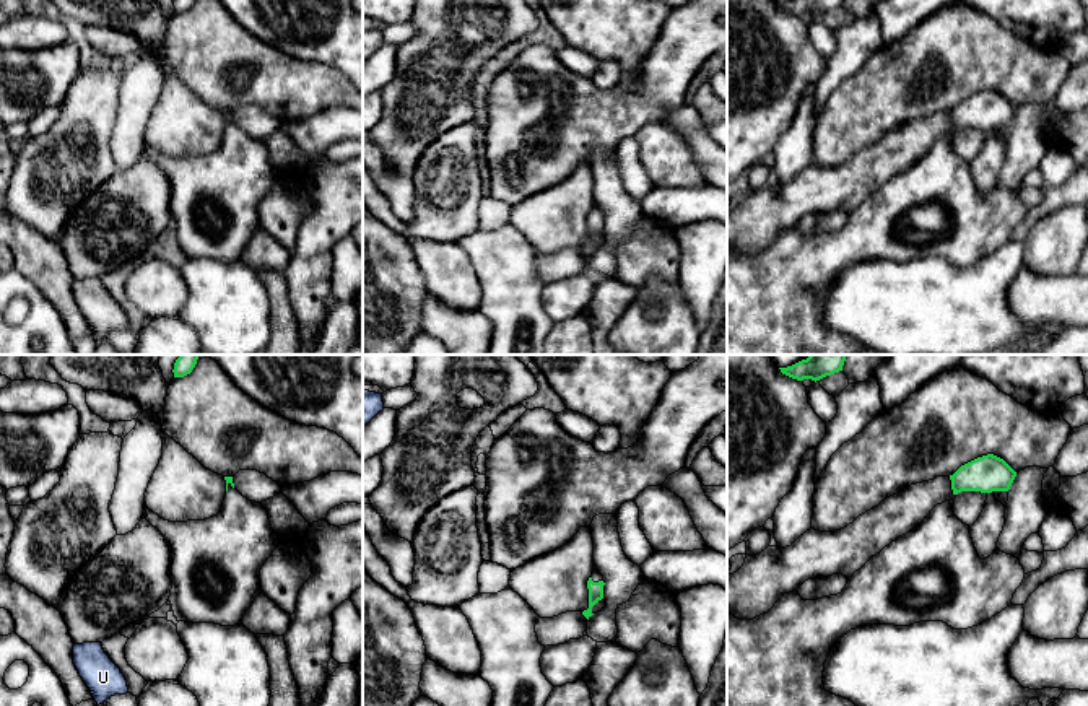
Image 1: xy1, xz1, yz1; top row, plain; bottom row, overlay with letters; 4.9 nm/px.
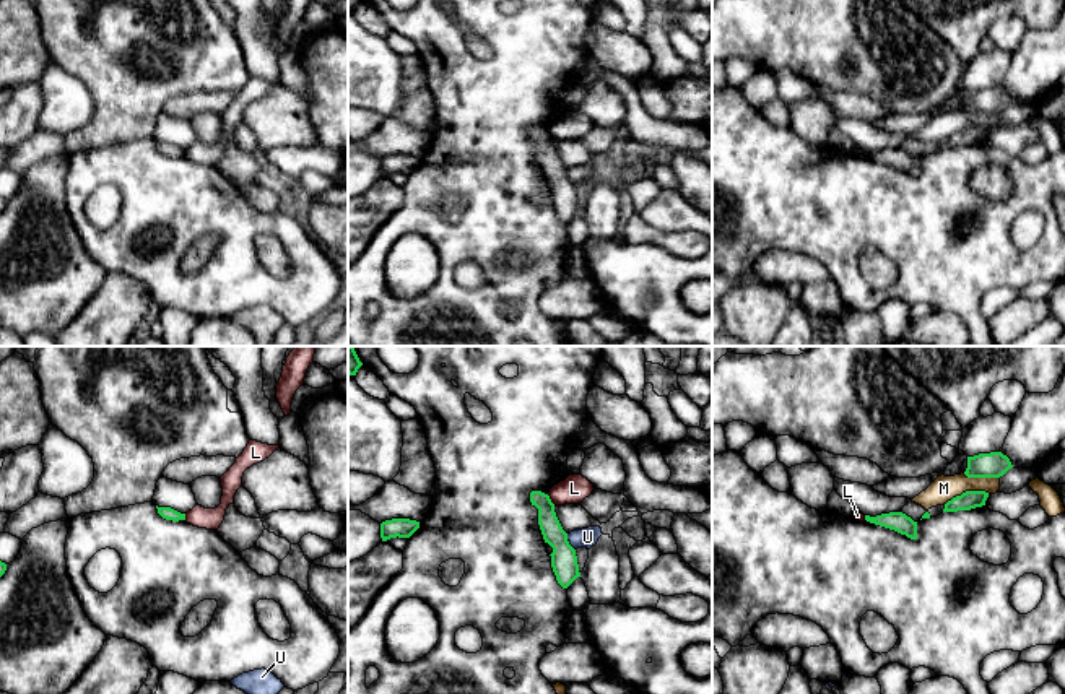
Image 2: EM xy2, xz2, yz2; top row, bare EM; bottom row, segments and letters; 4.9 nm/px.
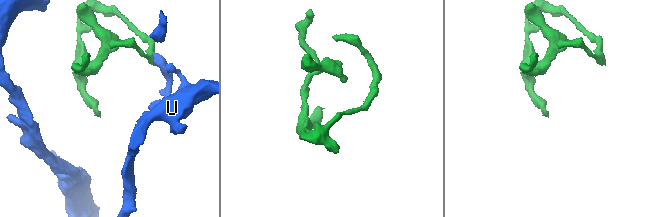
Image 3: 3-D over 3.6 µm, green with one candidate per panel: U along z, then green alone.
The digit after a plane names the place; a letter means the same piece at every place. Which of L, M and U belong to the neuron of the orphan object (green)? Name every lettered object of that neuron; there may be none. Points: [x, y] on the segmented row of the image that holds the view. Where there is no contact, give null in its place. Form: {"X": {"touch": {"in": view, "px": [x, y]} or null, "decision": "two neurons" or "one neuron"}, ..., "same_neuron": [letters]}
{"L": {"touch": {"in": "xz2", "px": [550, 499]}, "decision": "two neurons"}, "M": {"touch": {"in": "yz2", "px": [966, 491]}, "decision": "two neurons"}, "U": {"touch": {"in": "xz2", "px": [568, 542]}, "decision": "two neurons"}, "same_neuron": []}

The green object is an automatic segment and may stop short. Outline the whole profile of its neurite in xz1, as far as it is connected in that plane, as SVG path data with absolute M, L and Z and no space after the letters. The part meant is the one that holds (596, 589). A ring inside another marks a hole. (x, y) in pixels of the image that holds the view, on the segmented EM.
M594 569L592 576L587 581L587 589L589 589L589 608L582 612L582 615L589 620L592 613L592 607L603 599L603 576Z

